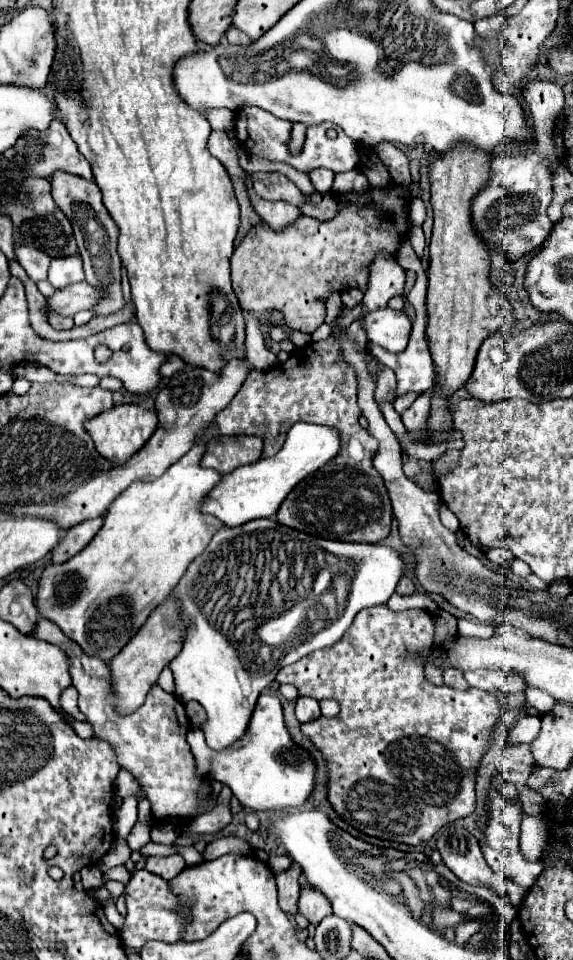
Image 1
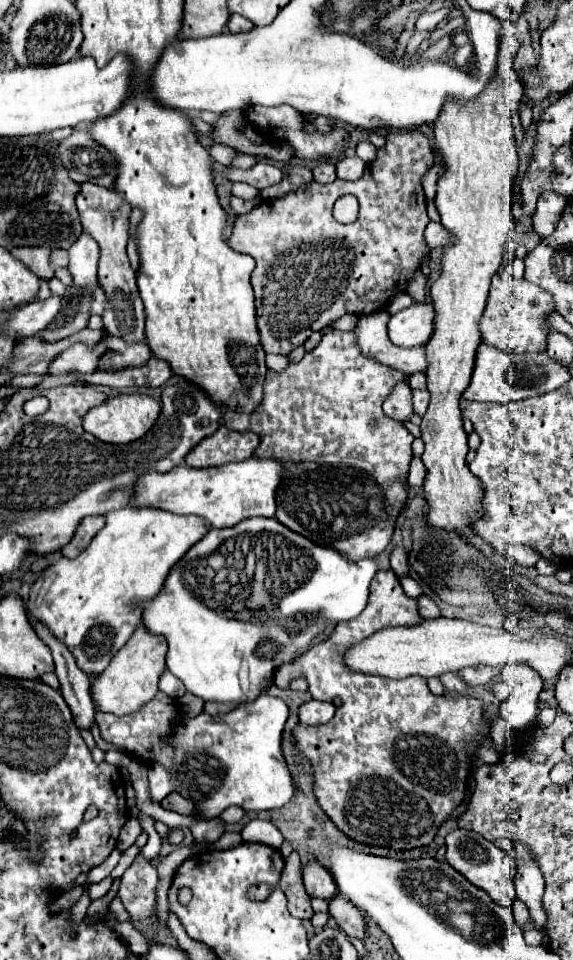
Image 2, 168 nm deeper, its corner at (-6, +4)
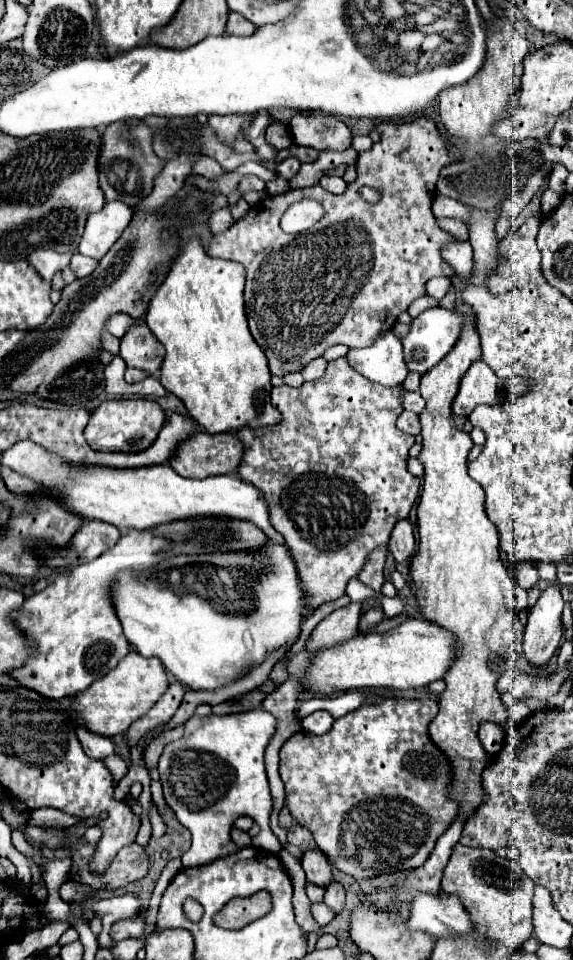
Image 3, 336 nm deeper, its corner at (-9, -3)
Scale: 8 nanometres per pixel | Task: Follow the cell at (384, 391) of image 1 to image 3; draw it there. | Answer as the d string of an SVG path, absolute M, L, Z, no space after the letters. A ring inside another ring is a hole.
M401 412L401 416L397 418L397 428L405 434L411 436L419 436L421 434L421 426L419 426L419 416L415 412Z

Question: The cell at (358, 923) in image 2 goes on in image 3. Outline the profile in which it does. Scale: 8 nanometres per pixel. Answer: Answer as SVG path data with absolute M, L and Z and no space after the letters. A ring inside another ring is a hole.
M331 882L327 888L325 888L325 900L323 900L329 908L333 908L335 912L341 912L343 906L345 906L345 888L339 884L339 882Z

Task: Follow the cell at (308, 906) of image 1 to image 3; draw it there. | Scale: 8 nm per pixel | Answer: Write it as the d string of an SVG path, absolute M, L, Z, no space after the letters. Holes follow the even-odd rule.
M307 850L303 852L303 862L301 862L305 874L307 874L307 880L317 884L317 886L327 886L331 880L333 880L333 874L331 874L331 866L329 866L329 860L327 856L321 852L321 850Z

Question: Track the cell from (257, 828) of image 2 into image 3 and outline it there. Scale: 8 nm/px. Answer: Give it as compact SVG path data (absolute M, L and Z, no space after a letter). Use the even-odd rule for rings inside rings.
M261 708L227 716L195 716L185 722L185 734L165 746L159 758L163 798L175 812L175 818L191 832L193 840L199 842L199 846L191 846L183 854L185 868L235 854L239 848L229 846L233 846L231 828L239 816L249 816L261 826L253 846L273 854L281 850L279 840L269 828L273 798L263 764L263 752L275 732L275 724L275 718Z

